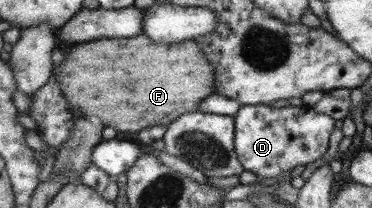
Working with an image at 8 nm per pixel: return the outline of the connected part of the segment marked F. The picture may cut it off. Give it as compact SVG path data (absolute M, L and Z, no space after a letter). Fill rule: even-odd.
M145 34L131 38L101 38L73 46L65 59L54 66L53 78L60 83L65 99L79 107L89 119L99 117L101 123L120 132L139 133L147 127L168 126L180 115L197 111L202 102L213 94L217 71L206 56L199 42L187 40L181 43L159 45Z

